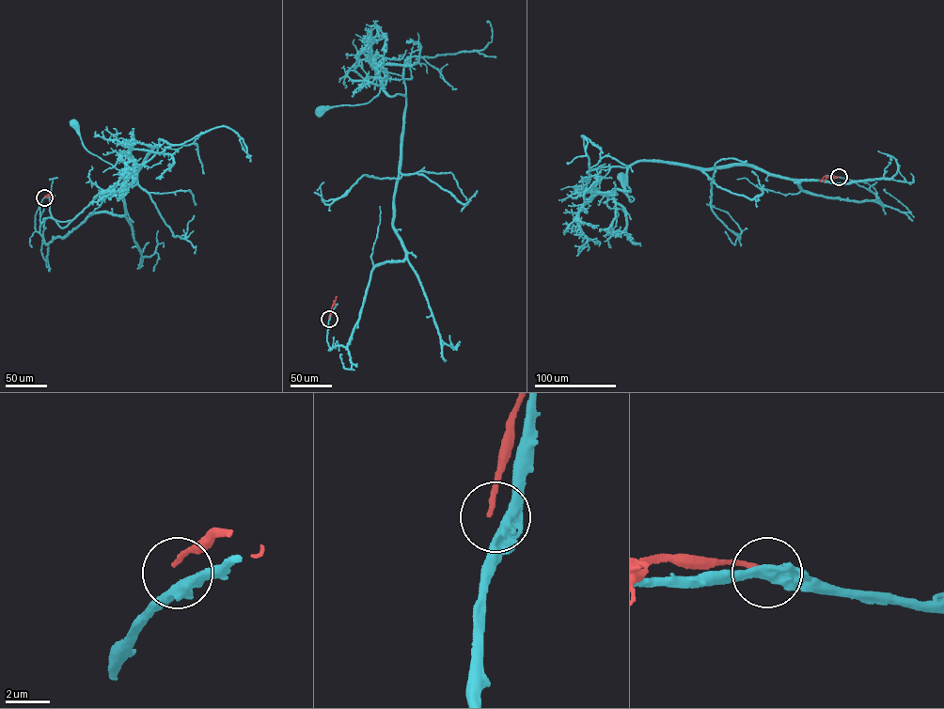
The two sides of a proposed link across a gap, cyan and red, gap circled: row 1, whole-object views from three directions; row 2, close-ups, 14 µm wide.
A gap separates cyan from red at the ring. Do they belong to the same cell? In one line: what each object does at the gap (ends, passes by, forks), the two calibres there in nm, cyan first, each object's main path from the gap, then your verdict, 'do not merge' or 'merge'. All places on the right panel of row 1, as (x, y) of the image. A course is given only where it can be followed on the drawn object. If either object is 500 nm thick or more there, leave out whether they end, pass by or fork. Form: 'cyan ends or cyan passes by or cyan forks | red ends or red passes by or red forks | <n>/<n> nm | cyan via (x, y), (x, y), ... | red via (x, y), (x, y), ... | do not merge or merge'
500/200 nm | cyan via (839, 177), (883, 205), (810, 194), (753, 166), (639, 161), (630, 191), (619, 190), (630, 202), (622, 176) | red via (839, 177), (825, 176), (819, 181) | do not merge

